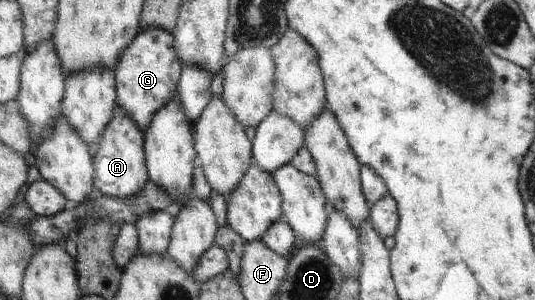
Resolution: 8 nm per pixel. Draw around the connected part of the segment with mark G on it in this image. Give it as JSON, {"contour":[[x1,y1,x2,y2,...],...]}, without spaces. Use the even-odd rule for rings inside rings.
{"contour":[[141,27,128,51,122,55,114,73,117,85,117,105,146,133,154,115,177,97,181,82,182,62,174,49,174,37,161,27]]}

